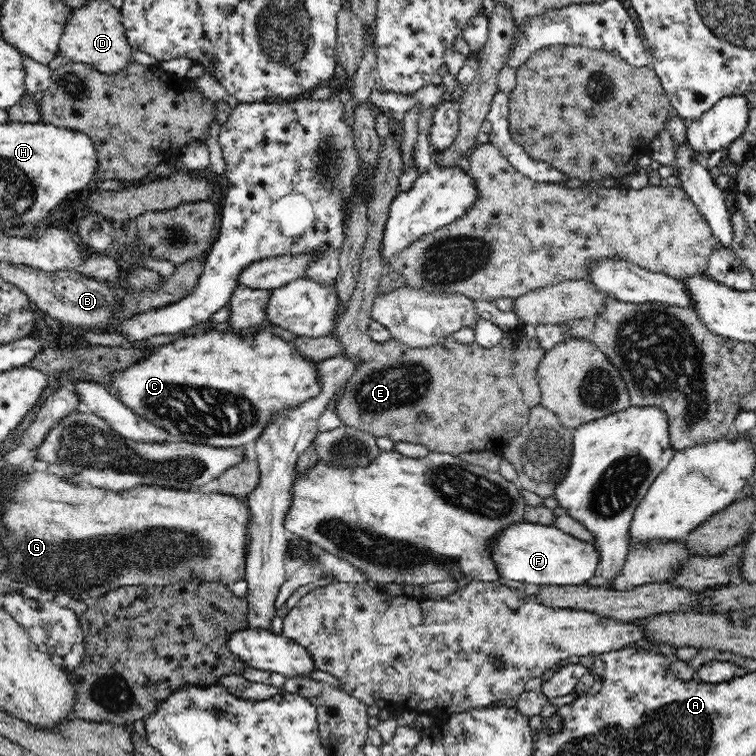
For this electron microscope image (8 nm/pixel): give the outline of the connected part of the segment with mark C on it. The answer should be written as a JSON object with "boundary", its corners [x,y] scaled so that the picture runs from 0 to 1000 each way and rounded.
{"boundary":[[[286,435],[272,437],[265,443],[242,443],[237,448],[214,455],[213,458],[201,459],[201,463],[194,468],[194,472],[180,478],[163,491],[146,495],[146,512],[156,519],[159,532],[169,537],[180,550],[196,556],[204,563],[217,567],[224,577],[234,583],[247,585],[259,589],[274,589],[284,593],[304,593],[304,591],[328,591],[332,593],[337,582],[349,573],[349,566],[365,553],[370,550],[376,542],[389,542],[392,537],[405,532],[407,526],[418,526],[423,521],[422,492],[417,487],[417,476],[406,474],[405,470],[397,468],[396,463],[384,452],[370,448],[370,446],[360,444],[356,437],[348,437],[341,440],[317,443],[307,438],[294,439]]]}

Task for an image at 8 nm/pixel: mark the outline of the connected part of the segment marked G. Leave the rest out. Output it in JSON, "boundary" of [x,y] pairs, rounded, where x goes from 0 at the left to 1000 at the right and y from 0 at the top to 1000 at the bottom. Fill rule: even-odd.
{"boundary":[[[49,595],[40,597],[40,603],[26,614],[11,614],[4,618],[4,627],[9,627],[9,632],[15,632],[15,652],[9,653],[9,673],[5,673],[5,697],[11,697],[15,705],[4,712],[4,717],[9,724],[9,737],[4,741],[11,743],[7,751],[7,769],[30,769],[33,775],[52,775],[53,780],[70,792],[78,786],[91,786],[101,794],[107,794],[112,799],[118,799],[122,794],[138,788],[148,780],[159,778],[159,775],[183,775],[188,772],[200,775],[217,776],[225,771],[235,771],[251,762],[262,761],[263,765],[274,770],[296,770],[299,772],[310,772],[323,765],[325,758],[327,728],[332,720],[331,693],[333,680],[331,671],[325,665],[317,663],[310,655],[299,655],[296,652],[271,653],[265,649],[251,648],[230,648],[217,644],[192,643],[180,644],[169,648],[149,649],[139,646],[124,643],[108,644],[93,639],[93,636],[77,632],[77,628],[66,628],[58,624],[50,624],[44,619],[45,611],[52,608]]]}

